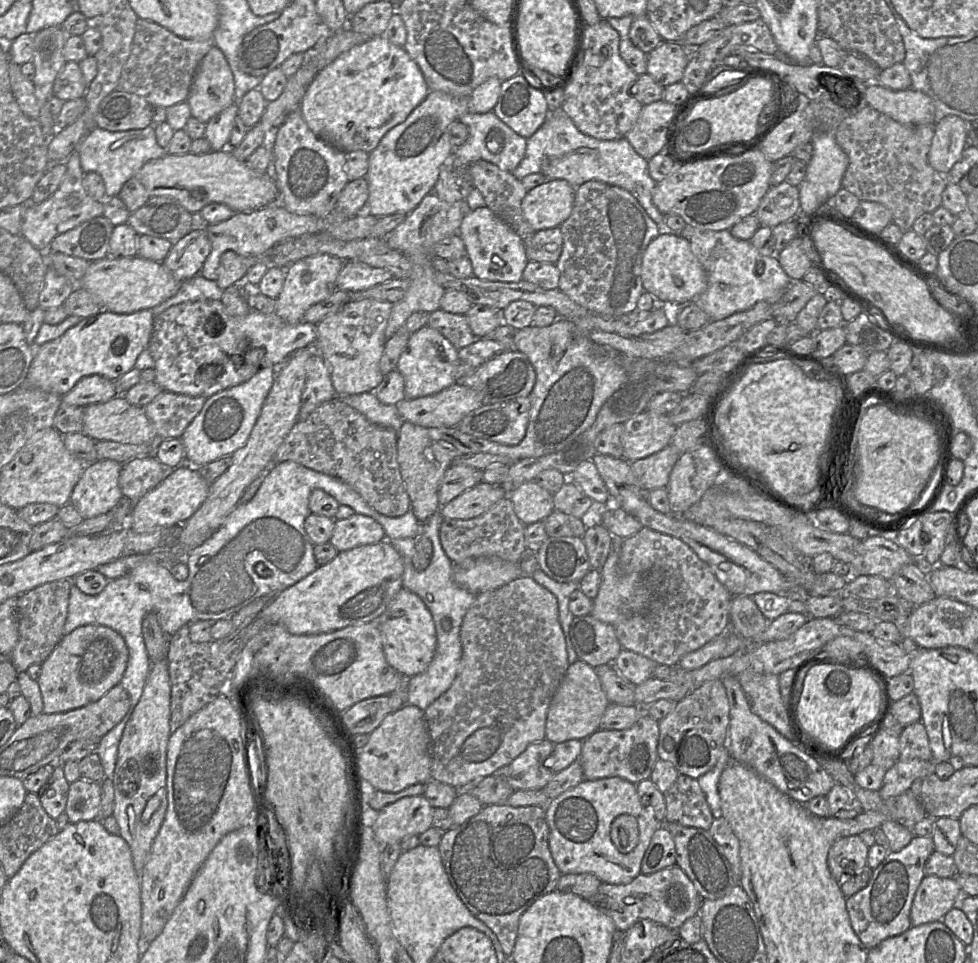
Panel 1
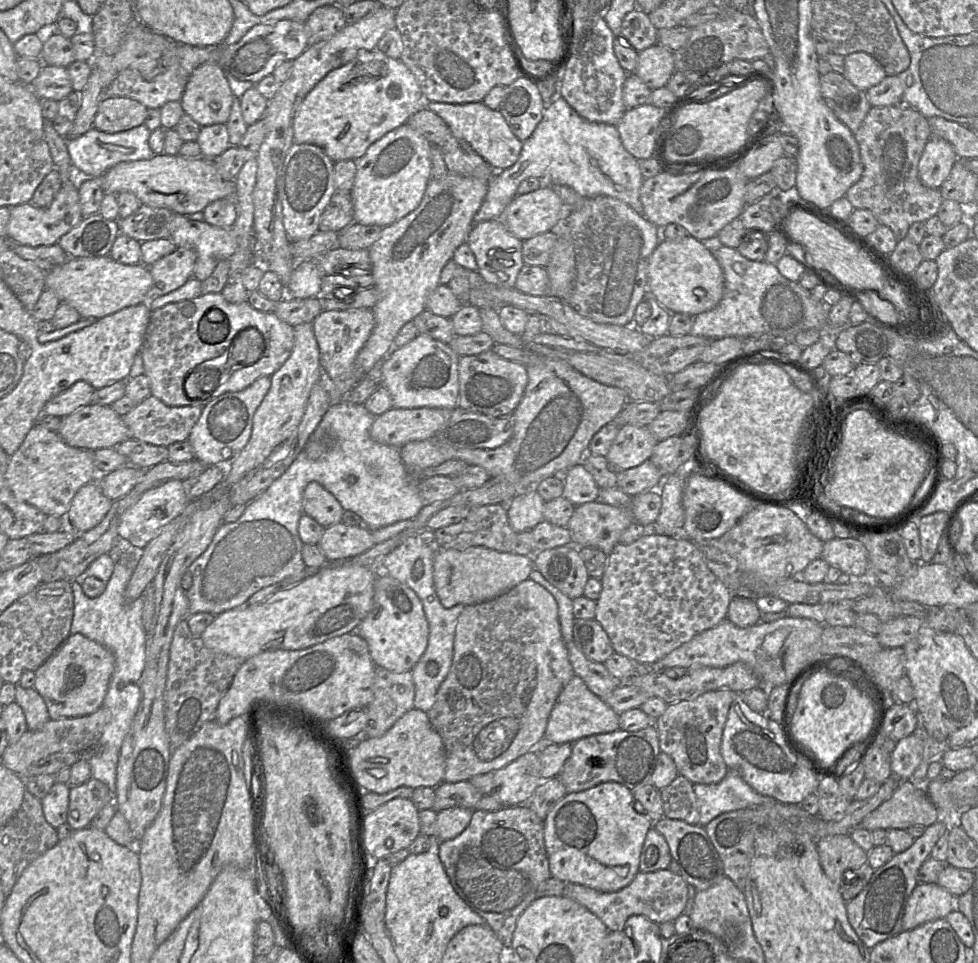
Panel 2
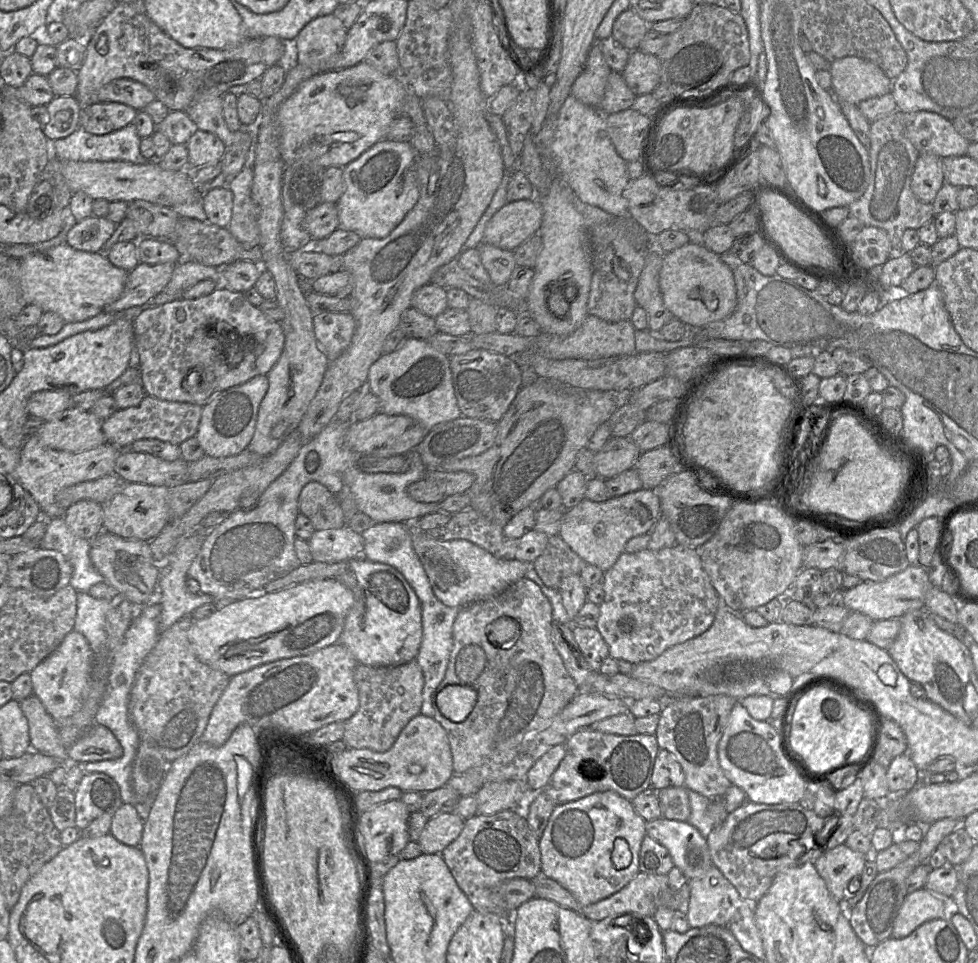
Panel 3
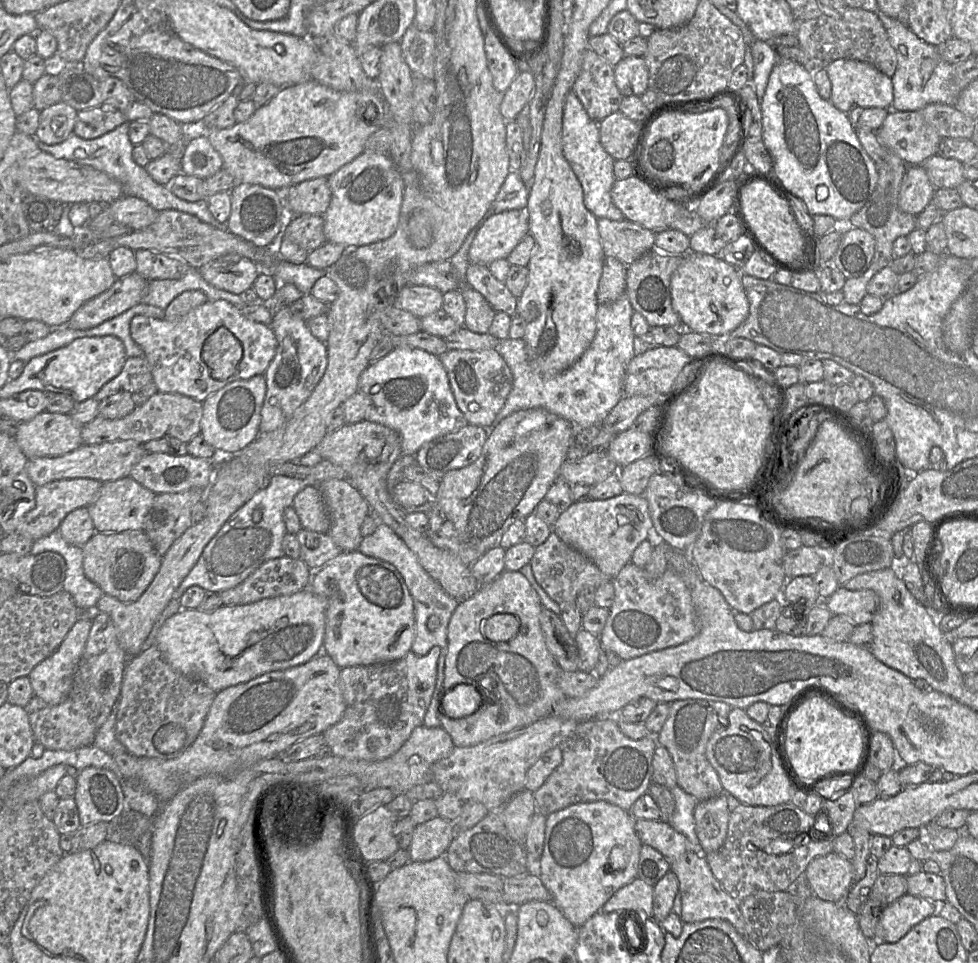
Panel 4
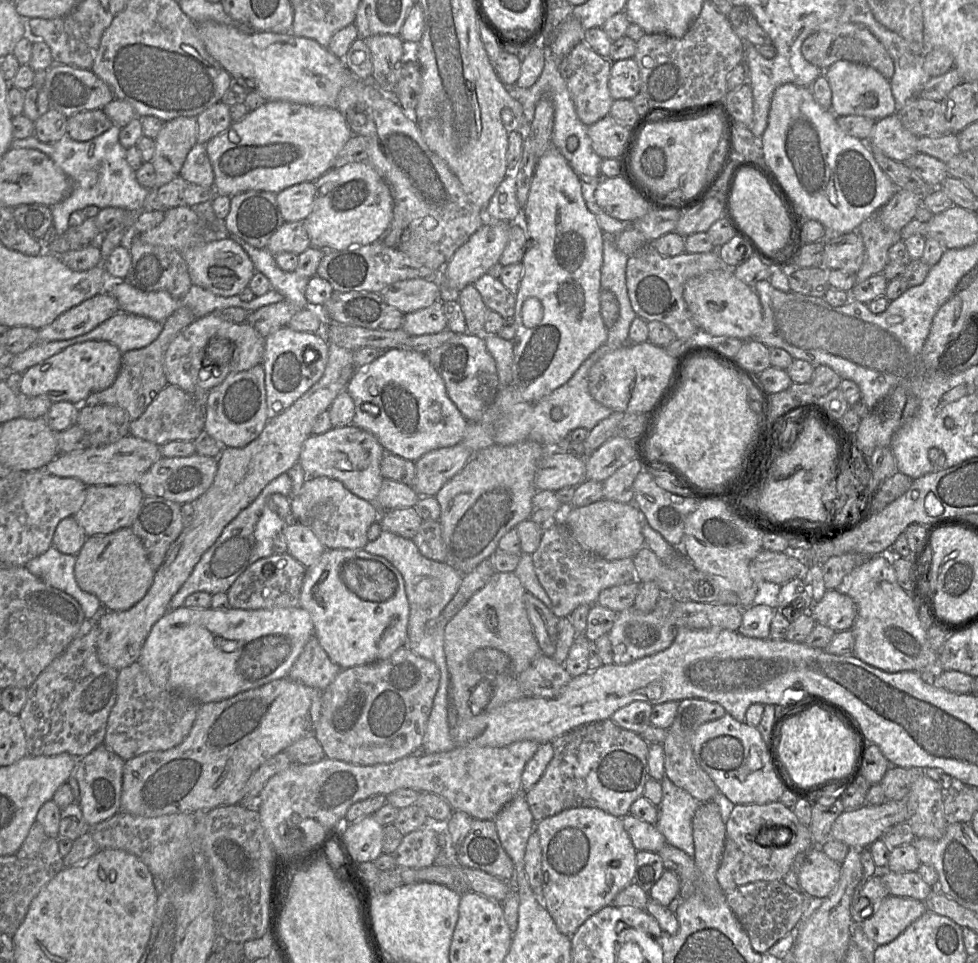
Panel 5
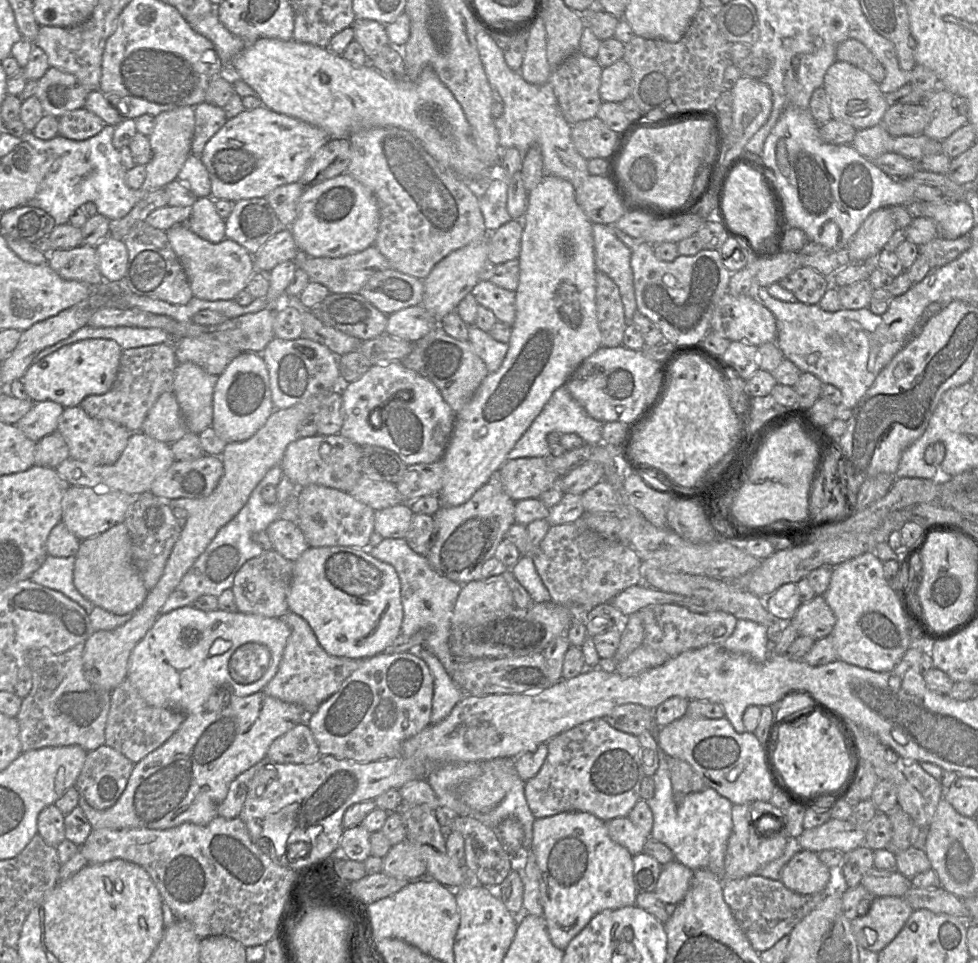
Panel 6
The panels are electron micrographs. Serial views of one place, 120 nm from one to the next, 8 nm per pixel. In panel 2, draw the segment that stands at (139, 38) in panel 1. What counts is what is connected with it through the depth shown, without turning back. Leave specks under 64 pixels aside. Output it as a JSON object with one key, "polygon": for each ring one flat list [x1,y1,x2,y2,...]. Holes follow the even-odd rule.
{"polygon":[[171,57,170,65,167,69,150,81,145,80,136,70,122,70,107,88,105,97,130,98,143,104,148,109,160,109,169,101,180,101,189,77,189,73,180,66,178,60,175,57]]}

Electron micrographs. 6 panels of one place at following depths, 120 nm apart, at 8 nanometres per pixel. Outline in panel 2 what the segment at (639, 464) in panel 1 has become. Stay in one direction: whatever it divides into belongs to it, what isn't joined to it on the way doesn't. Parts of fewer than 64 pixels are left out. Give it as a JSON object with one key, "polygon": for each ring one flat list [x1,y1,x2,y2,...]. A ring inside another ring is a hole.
{"polygon":[[650,459,641,465,621,471,617,474,617,488,635,496,647,490,656,490,665,476]]}

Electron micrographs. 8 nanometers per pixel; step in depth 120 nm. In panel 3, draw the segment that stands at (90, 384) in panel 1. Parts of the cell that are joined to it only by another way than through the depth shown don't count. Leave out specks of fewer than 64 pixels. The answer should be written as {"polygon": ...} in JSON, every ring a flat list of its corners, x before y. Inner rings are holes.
{"polygon":[[43,390,33,393,27,402,29,416,50,419,70,407,72,395,64,390]]}

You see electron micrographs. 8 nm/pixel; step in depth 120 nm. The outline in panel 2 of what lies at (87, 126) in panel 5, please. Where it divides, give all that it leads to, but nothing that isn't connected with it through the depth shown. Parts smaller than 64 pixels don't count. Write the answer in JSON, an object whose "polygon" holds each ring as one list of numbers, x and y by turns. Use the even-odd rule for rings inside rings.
{"polygon":[[104,97,96,112,93,127,106,133,130,130,144,123,147,110,143,104,125,97]]}

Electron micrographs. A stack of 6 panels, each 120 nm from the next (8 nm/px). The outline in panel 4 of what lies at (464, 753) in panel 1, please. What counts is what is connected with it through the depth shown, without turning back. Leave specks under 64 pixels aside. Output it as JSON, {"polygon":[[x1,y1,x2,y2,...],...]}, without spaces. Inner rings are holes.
{"polygon":[[503,571,500,576,498,576,492,583,483,586,478,592,476,592,471,598,464,602,460,602,458,604,458,607,454,611,450,622,448,624,448,650,447,650,447,655,445,659,445,669,444,669,444,682,443,682,443,689,440,692,440,698,441,696,448,691,450,688,454,687,457,684,461,683,467,683,467,684,472,684,475,687,479,689,481,696,482,696,482,705,480,708,473,713,472,715,469,715,464,718,460,719,452,719,447,717,443,712,441,711,440,704,439,708,437,710,437,717,441,723,441,727,450,735,452,742,455,747,470,747,470,746,475,746,477,744,480,744,494,736,505,734,512,732,517,729,521,729,524,727,527,727,538,720,551,715,553,708,555,705,561,701,565,697,563,691,560,688,560,677,561,677,561,668,559,665,556,663,555,659,549,652,546,642,545,642,545,637,543,634,543,631,541,629,540,625,540,614,543,609,543,605,541,603,541,599,538,595,538,593,535,591,535,589,531,586,529,581,526,579,526,577,521,574,520,571],[496,614,512,614,517,617,517,619,520,622,520,628,517,632,517,634,510,639,507,642,493,642,489,640,487,637,485,637,481,633,481,625,484,620,488,620,490,617]]}

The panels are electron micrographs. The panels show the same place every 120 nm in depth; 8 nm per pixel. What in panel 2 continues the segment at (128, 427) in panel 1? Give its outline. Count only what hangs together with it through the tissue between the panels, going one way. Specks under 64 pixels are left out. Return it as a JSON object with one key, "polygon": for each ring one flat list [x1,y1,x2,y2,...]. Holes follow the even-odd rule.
{"polygon":[[88,404,77,408,61,420,57,434,69,446,95,451,102,448,114,448,130,438,129,431,118,415,108,405]]}

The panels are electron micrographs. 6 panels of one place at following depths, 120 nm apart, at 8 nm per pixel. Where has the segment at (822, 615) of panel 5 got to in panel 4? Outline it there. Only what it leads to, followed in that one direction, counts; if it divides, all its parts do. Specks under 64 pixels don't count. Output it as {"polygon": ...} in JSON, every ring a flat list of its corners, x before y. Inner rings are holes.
{"polygon":[[839,586,827,600,823,601,832,615,847,616,856,626,871,623,880,599,873,590,848,590]]}

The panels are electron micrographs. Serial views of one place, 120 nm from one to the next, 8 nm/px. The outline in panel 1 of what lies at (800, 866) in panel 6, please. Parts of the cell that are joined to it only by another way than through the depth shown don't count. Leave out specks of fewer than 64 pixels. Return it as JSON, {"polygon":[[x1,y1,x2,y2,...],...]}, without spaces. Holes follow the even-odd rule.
{"polygon":[[859,835,836,840,828,851,827,864,832,877,841,883,867,866,869,847]]}

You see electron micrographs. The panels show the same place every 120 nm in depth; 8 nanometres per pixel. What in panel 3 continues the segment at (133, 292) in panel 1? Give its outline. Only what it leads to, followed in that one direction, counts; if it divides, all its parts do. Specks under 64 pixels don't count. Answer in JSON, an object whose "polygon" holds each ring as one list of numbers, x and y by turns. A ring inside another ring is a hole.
{"polygon":[[67,243,42,248,21,259,21,281,24,299,27,305,39,306,44,312,59,314,66,323,85,321,102,313,124,291,128,271,114,266,104,252,87,252,72,248]]}

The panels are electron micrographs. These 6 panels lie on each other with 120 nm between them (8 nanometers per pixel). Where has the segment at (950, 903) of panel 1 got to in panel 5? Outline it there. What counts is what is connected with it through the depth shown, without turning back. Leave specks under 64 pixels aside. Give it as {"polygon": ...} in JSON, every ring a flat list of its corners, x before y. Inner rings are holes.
{"polygon":[[887,896,877,911,861,923,866,936,877,946,896,939,911,923,927,911,923,901]]}

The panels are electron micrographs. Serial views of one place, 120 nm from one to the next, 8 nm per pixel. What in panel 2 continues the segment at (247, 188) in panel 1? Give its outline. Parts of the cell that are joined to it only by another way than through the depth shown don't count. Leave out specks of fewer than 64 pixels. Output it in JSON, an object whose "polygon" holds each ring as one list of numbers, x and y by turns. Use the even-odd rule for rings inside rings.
{"polygon":[[160,153,148,160,118,163,98,181,105,194,130,192,144,205,167,208,185,216,203,211,208,204,218,199,235,200,235,180,224,180,219,175,214,158,186,158,178,154]]}

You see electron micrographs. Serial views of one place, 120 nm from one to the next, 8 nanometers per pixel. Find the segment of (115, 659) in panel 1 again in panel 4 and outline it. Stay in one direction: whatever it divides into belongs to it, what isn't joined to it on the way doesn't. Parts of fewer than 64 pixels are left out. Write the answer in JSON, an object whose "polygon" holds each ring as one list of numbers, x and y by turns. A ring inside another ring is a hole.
{"polygon":[[80,618,69,630,58,649,51,656,37,664,27,676,34,695,41,698,47,704,58,705,68,697,74,674,85,649,92,622,88,618]]}

